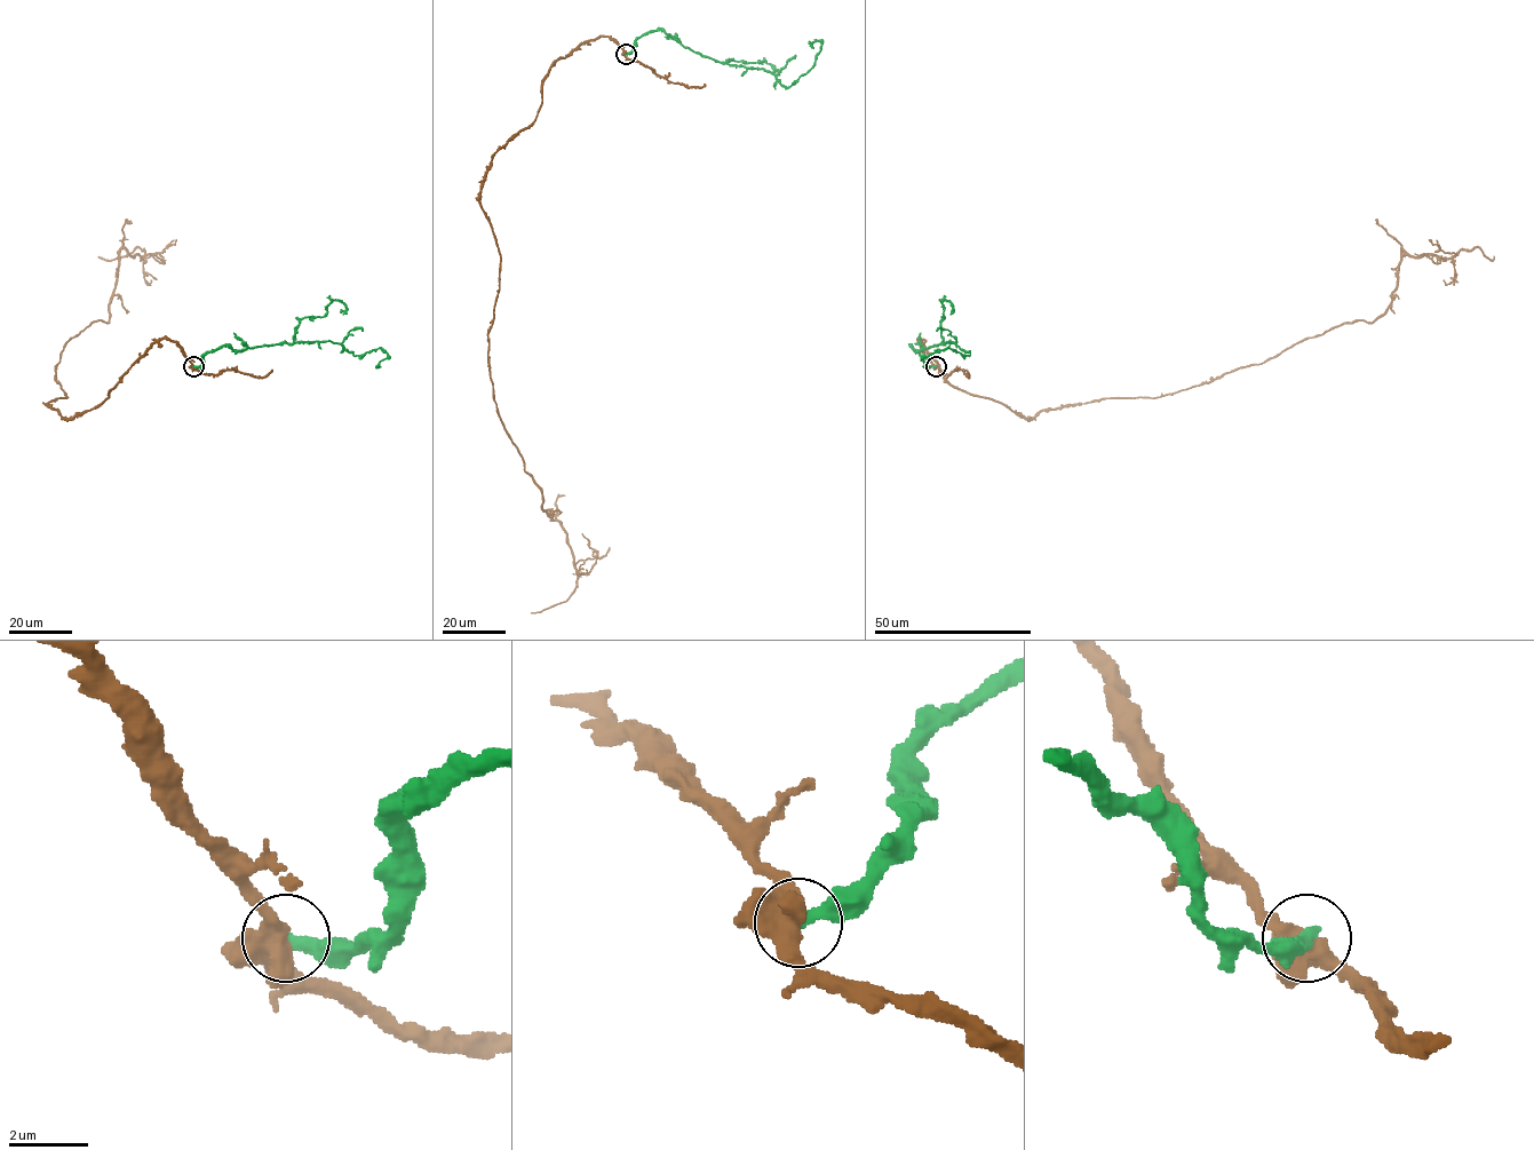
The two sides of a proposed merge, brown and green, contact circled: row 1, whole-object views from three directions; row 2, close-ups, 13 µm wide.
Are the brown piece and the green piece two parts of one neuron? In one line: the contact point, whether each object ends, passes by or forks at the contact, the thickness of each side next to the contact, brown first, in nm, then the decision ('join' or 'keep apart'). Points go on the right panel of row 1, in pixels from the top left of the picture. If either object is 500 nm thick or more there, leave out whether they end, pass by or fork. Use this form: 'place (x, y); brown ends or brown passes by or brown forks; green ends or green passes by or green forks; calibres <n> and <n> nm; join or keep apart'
place (936, 366); calibres 500 and 400 nm; keep apart

